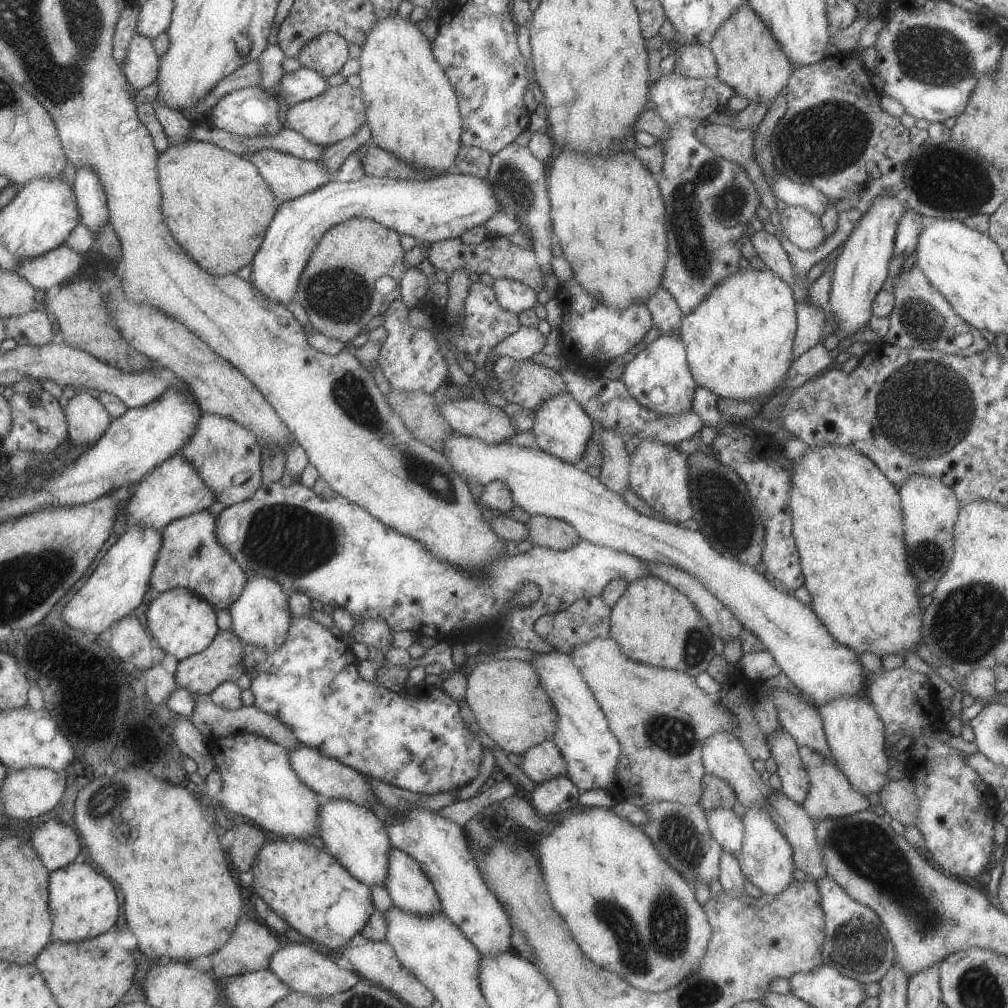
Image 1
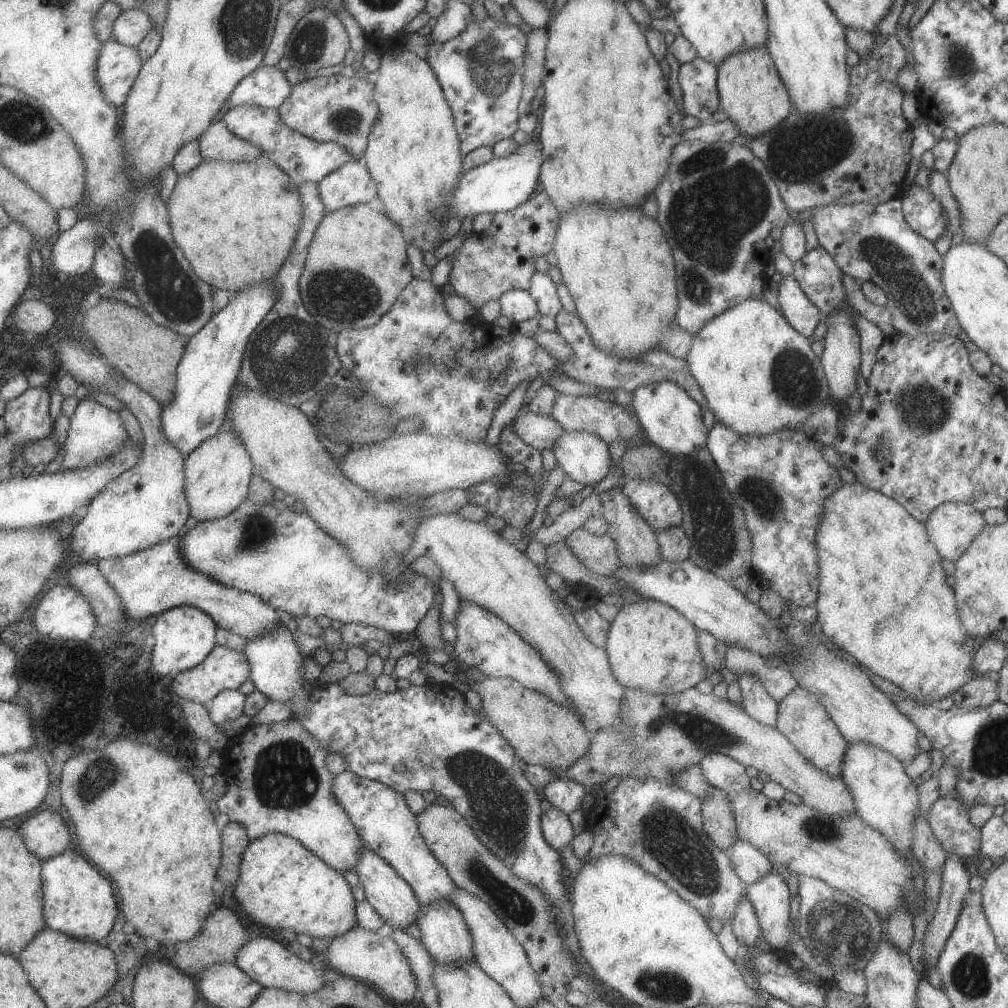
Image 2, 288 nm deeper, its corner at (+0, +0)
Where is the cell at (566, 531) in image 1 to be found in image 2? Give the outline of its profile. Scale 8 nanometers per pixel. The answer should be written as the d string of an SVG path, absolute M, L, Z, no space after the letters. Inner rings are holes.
M581 526L573 530L563 542L587 570L599 576L607 578L611 572L615 572L621 566L615 540L609 534L597 536Z

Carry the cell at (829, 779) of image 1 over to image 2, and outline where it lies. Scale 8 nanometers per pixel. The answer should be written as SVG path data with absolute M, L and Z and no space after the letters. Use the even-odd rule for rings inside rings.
M795 688L785 696L783 702L777 704L777 726L775 726L803 758L821 774L829 774L831 778L841 776L841 766L843 766L843 756L849 746L849 742L839 734L835 722L829 718L829 714L819 706L819 702L807 694L803 688Z

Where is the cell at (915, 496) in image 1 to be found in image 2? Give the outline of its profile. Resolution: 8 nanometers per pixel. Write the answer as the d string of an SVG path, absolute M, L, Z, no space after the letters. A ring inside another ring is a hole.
M951 502L933 508L923 524L941 560L947 558L951 562L955 562L969 548L973 538L985 526L981 512L973 506Z

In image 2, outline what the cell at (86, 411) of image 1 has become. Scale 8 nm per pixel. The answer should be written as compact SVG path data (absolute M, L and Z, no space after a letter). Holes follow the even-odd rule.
M79 400L75 406L75 412L71 414L71 424L67 432L67 440L63 444L63 462L61 470L79 470L89 464L101 462L109 458L117 448L123 446L127 440L127 432L123 428L123 420L119 418L117 412L111 412L105 406L99 406L93 400Z

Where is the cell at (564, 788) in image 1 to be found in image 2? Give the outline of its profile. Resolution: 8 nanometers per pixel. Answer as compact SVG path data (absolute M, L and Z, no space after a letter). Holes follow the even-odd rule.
M553 806L541 814L541 830L547 844L557 852L563 850L575 838L569 816L563 810Z

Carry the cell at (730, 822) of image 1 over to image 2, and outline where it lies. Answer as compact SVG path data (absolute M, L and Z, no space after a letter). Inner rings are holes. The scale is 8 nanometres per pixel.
M737 840L727 850L727 856L731 860L735 874L743 880L745 886L761 880L763 876L767 876L771 872L771 860L759 848L755 848L751 842Z

